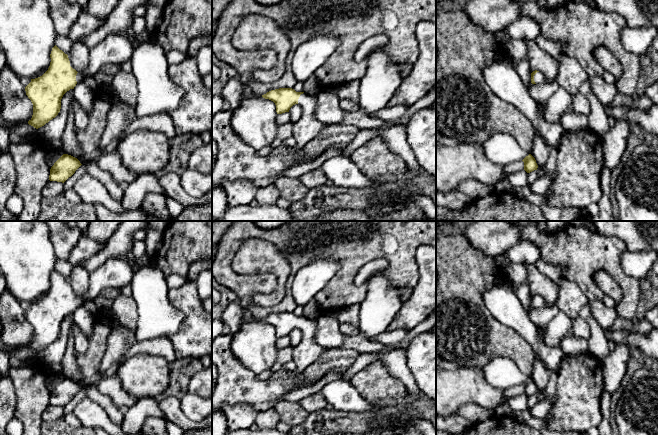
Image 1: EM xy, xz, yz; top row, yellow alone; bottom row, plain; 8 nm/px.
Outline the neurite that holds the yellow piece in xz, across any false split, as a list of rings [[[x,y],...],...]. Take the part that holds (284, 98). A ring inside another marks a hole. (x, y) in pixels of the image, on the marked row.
[[[279,88],[267,92],[262,97],[275,103],[277,114],[289,112],[290,108],[295,104],[302,107],[302,117],[293,123],[293,137],[297,142],[298,149],[324,133],[329,126],[314,117],[317,96],[296,92],[292,88]]]

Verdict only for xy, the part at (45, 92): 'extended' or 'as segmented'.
extended

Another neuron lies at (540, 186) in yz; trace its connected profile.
[[[550,149],[549,158],[545,164],[544,176],[538,177],[532,184],[528,185],[535,194],[546,194],[548,187],[552,183],[551,176],[557,170],[557,155],[558,149]]]

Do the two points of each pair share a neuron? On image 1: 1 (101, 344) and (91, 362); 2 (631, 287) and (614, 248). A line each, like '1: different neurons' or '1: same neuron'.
1: same neuron
2: same neuron

